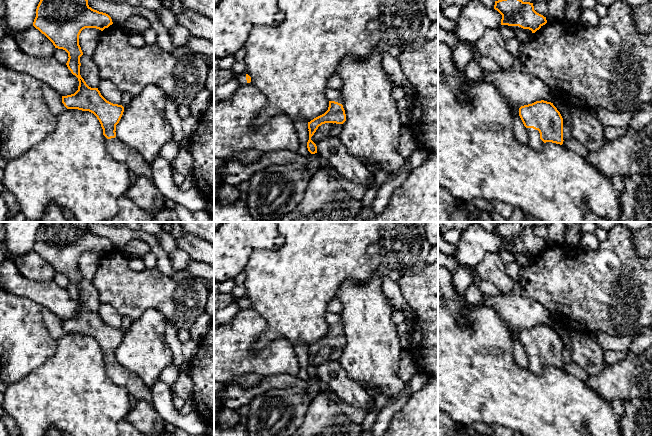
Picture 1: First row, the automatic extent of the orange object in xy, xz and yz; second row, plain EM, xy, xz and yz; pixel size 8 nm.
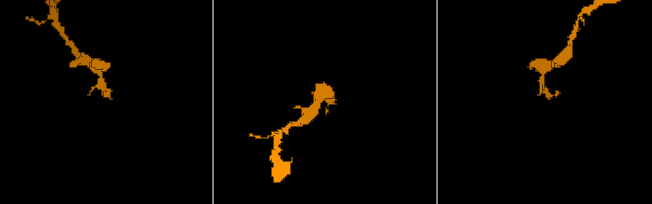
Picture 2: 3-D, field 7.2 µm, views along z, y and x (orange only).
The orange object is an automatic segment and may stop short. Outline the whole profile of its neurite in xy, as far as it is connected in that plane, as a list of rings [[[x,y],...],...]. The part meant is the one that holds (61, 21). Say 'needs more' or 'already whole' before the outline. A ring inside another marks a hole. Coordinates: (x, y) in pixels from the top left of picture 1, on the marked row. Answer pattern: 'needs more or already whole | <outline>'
needs more | [[[40,0],[33,22],[33,26],[44,34],[53,43],[55,48],[63,49],[68,53],[69,58],[66,65],[71,73],[78,78],[78,90],[74,94],[62,96],[64,106],[67,109],[78,109],[93,113],[101,124],[105,145],[111,156],[115,160],[124,163],[137,176],[147,177],[153,181],[151,164],[136,150],[127,146],[116,137],[116,125],[123,115],[124,107],[107,101],[101,95],[98,88],[89,87],[80,75],[80,57],[83,55],[79,45],[81,31],[85,28],[96,28],[103,31],[112,24],[111,17],[106,13],[92,9],[88,5],[88,0]]]

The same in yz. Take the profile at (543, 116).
needs more | [[[541,100],[521,106],[519,116],[528,133],[528,145],[536,151],[546,142],[563,144],[563,118],[553,103]]]

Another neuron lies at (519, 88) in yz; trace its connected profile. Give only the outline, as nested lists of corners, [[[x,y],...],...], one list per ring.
[[[517,65],[508,70],[485,71],[480,81],[492,83],[507,99],[513,118],[520,118],[521,106],[541,100],[553,103],[557,98],[544,82],[531,74],[523,73]]]

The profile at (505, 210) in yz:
[[[490,201],[490,203],[493,205],[495,211],[505,219],[508,220],[512,216],[513,208],[510,205],[500,201]]]

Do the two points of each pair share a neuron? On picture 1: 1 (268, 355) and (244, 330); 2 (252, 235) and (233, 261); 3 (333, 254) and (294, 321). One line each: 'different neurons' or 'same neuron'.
1: same neuron
2: same neuron
3: same neuron

